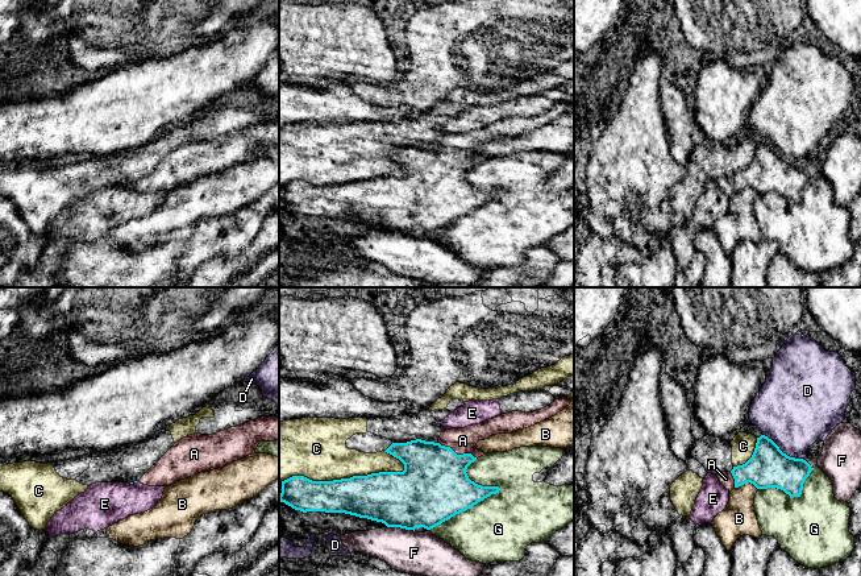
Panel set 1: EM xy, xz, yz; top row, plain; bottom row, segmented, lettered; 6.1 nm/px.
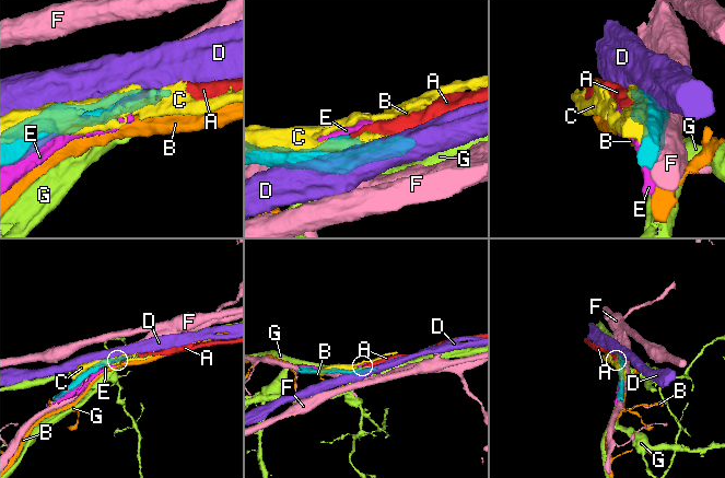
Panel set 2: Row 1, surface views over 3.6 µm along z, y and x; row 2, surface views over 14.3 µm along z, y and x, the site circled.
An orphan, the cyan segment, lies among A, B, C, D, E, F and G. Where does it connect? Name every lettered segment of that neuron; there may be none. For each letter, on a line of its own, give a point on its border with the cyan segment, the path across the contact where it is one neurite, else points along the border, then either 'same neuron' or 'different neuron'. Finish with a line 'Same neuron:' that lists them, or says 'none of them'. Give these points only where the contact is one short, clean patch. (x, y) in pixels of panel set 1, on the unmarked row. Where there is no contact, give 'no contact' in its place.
A: xz (458, 160) | same neuron
B: yz (747, 186) | different neuron
C: xz (344, 183) | different neuron
D: yz (782, 157) | different neuron
E: xy (132, 187) | different neuron
F: xz (400, 232) | different neuron
G: xz (490, 199) | different neuron
Same neuron: A

